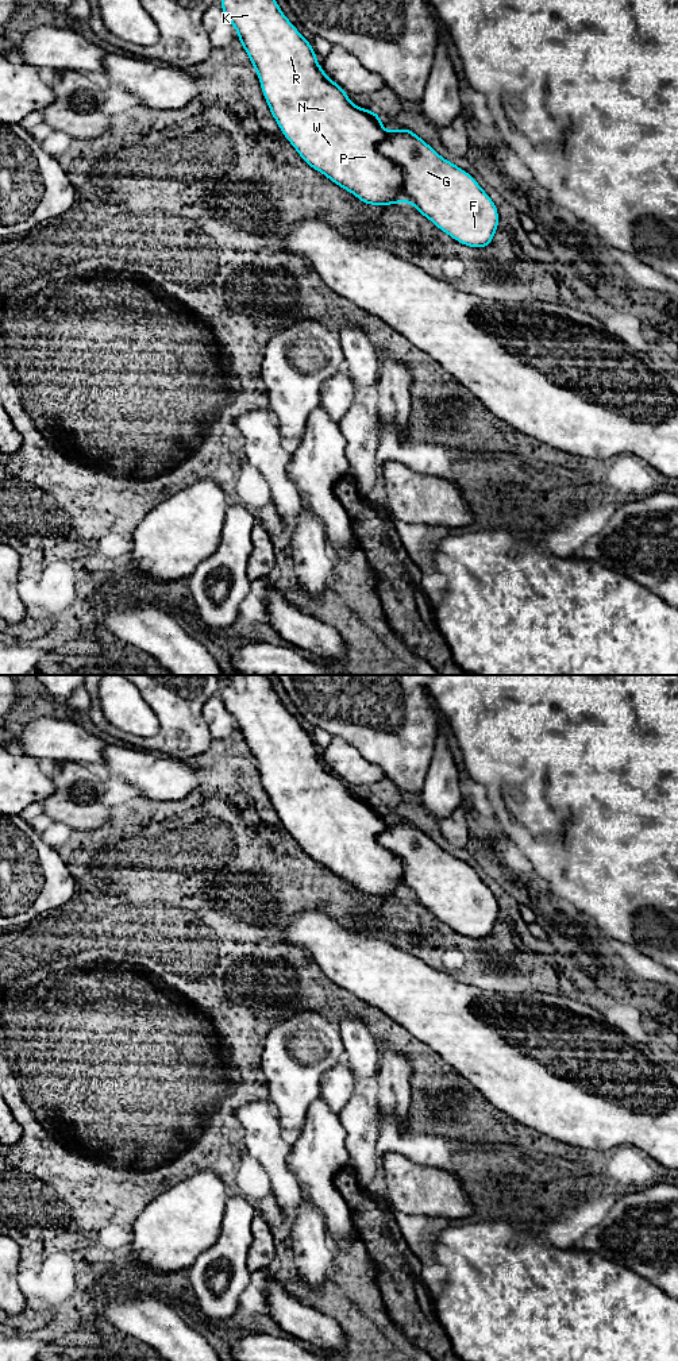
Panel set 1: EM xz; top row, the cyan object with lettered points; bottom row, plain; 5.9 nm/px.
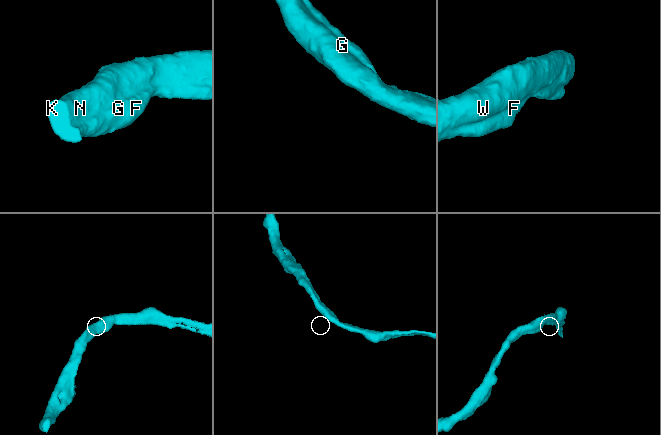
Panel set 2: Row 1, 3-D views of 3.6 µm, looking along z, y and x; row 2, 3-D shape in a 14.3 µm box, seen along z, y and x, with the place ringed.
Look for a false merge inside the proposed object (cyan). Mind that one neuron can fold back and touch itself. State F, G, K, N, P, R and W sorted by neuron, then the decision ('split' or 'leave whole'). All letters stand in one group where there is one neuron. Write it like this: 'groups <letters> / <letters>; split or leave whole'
groups F G K N P R W; leave whole

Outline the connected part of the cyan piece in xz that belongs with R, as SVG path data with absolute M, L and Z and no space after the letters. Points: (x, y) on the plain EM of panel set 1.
M227 675L220 698L238 722L238 729L254 756L262 784L284 828L300 848L332 874L351 883L365 895L411 894L416 902L462 936L486 938L498 918L498 903L492 890L465 861L442 849L411 821L385 822L374 802L354 797L338 775L331 772L316 752L311 733L286 710L266 675Z

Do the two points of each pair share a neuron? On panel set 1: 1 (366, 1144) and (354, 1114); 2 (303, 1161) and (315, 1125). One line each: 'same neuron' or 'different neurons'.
1: same neuron
2: same neuron

